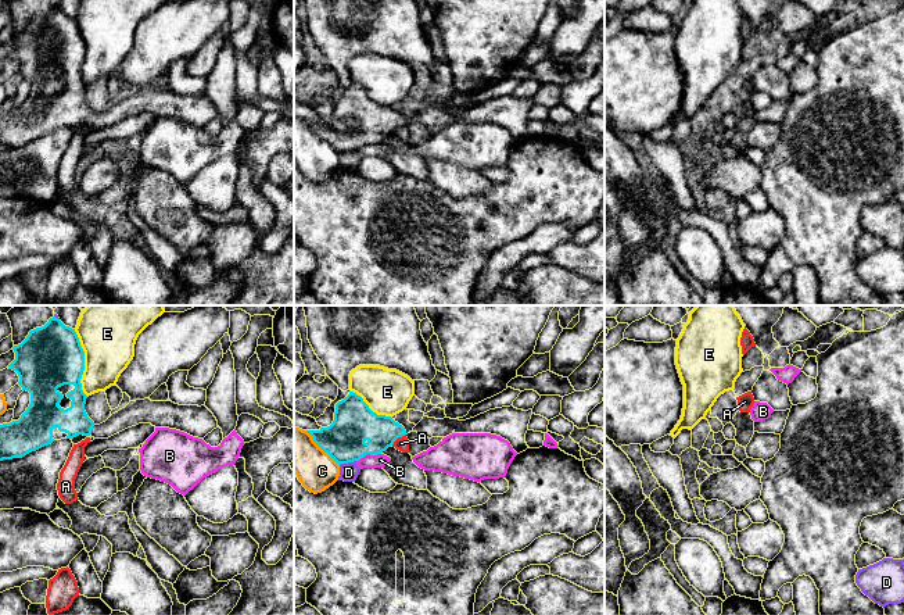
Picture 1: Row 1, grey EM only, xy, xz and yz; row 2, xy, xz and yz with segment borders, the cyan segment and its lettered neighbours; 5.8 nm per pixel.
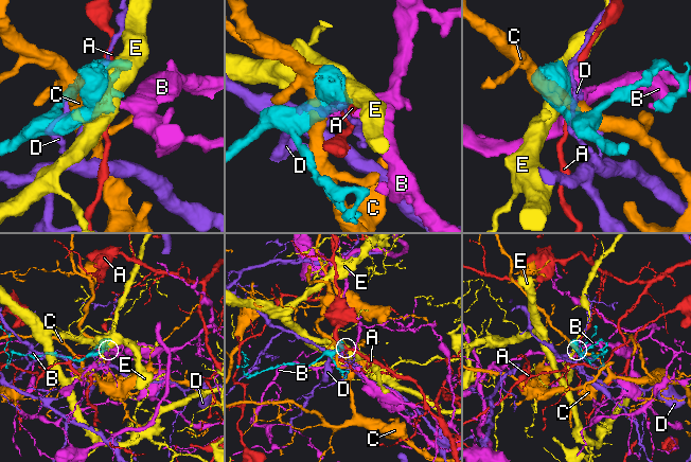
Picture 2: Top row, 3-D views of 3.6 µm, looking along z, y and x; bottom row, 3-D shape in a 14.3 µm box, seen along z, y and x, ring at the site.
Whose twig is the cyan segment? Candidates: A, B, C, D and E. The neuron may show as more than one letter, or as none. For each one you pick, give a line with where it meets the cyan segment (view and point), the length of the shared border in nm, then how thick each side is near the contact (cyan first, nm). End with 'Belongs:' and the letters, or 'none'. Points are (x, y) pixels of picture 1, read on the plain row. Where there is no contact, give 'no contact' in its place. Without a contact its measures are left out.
Belongs: none

